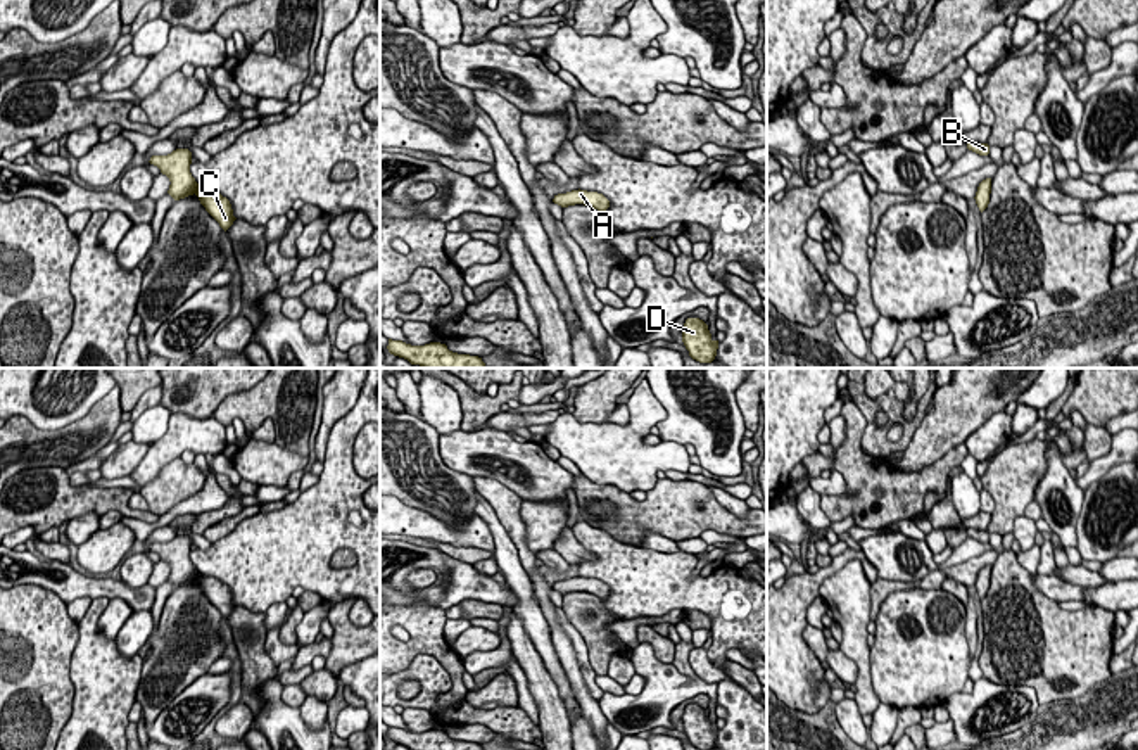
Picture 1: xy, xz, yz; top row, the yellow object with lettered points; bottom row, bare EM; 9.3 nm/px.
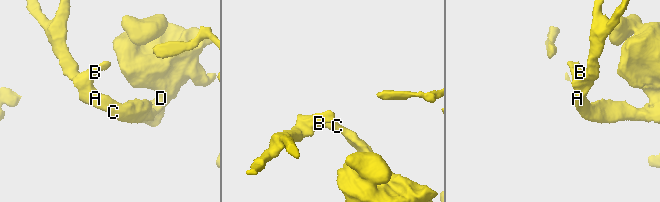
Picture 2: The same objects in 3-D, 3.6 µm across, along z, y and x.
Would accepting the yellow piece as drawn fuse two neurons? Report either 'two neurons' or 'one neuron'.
one neuron

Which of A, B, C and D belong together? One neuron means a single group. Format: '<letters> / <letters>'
A B C D

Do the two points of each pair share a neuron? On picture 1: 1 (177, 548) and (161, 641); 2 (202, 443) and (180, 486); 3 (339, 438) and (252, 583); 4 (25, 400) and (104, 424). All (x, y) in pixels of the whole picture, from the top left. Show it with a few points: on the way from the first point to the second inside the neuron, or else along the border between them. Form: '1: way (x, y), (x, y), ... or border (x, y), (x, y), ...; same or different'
1: way (182, 571), (182, 619); same
2: border (180, 457), (168, 462), (147, 483); different
3: way (339, 474), (335, 495), (289, 546); same
4: border (111, 389), (82, 417), (57, 429), (44, 431); different

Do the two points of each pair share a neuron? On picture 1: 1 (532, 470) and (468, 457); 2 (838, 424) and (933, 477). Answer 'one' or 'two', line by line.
1: one
2: two

